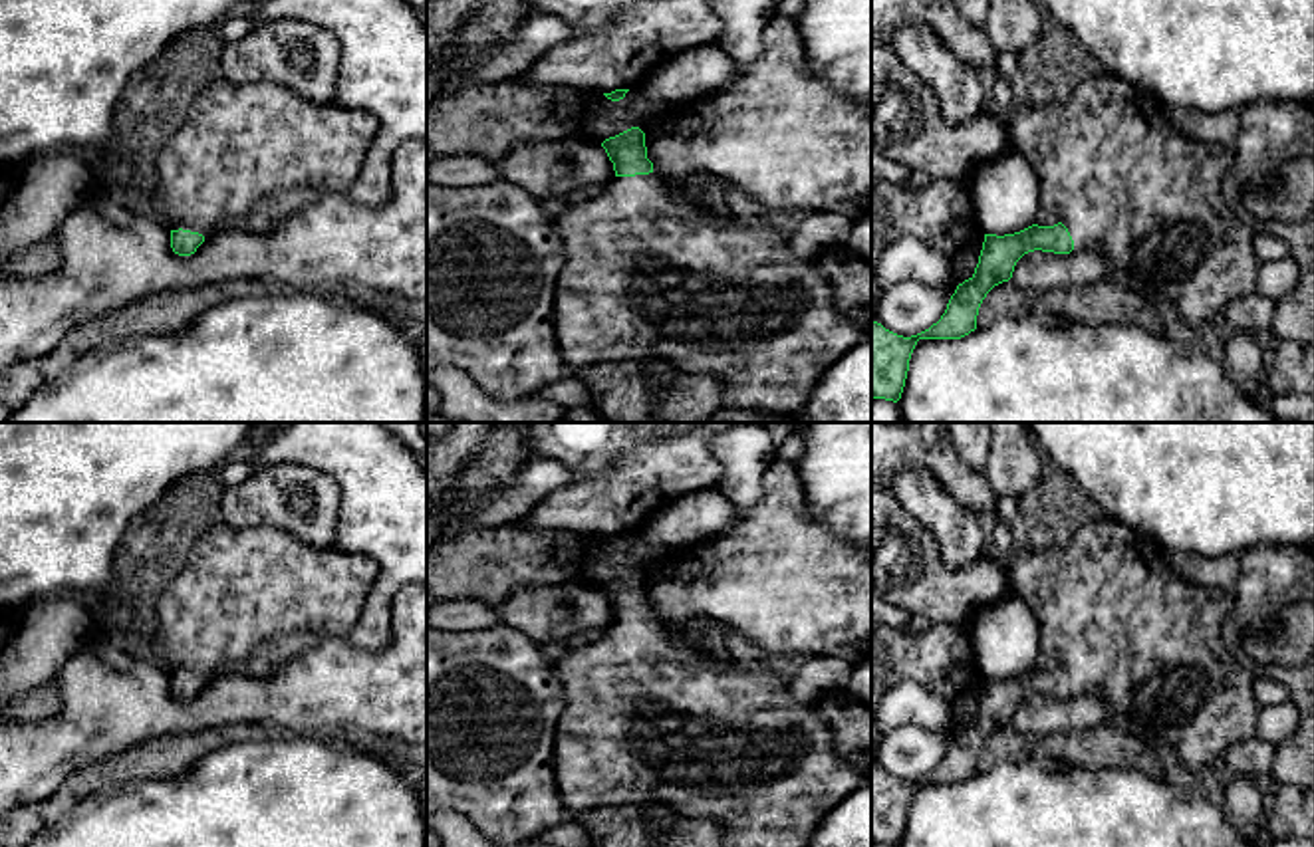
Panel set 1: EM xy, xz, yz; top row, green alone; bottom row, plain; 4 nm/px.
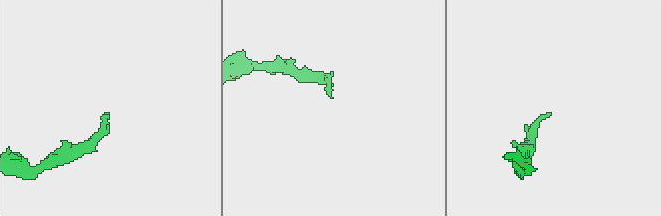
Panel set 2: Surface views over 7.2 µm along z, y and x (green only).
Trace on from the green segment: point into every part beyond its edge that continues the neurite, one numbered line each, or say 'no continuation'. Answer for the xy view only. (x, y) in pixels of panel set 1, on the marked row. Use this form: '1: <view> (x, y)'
1: xy (239, 145)

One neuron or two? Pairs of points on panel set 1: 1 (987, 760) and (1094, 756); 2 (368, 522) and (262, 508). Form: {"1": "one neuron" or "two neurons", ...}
{"1": "one neuron", "2": "two neurons"}

